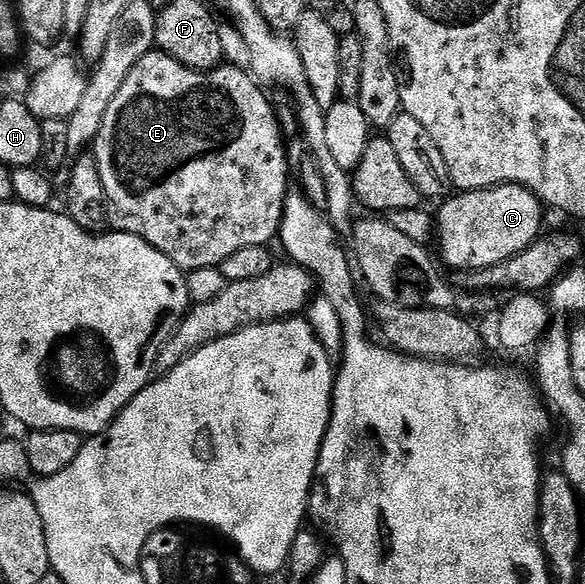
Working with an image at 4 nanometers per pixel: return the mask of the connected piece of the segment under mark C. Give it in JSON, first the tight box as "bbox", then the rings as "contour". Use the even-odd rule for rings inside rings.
{"bbox":[434,183,545,272],"contour":[[[499,183],[497,187],[484,187],[480,191],[461,191],[445,198],[440,205],[440,212],[434,215],[434,239],[440,242],[443,266],[452,267],[453,272],[498,265],[525,251],[542,235],[540,226],[544,223],[545,204],[530,189],[516,183]]]}

